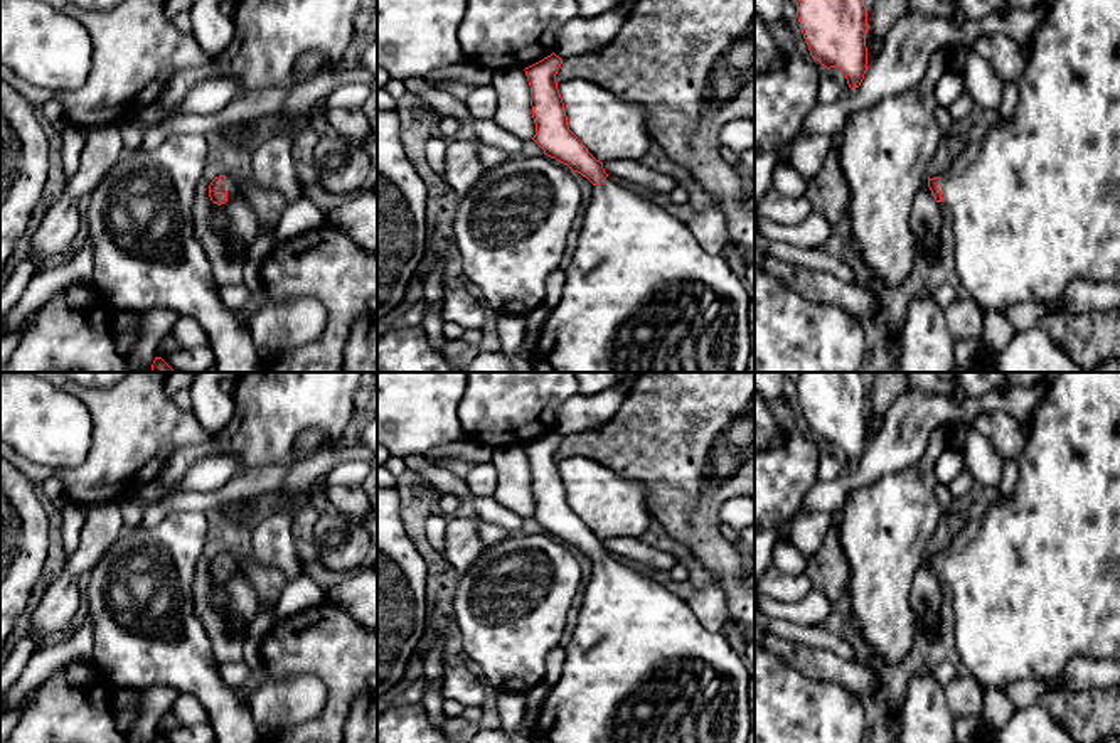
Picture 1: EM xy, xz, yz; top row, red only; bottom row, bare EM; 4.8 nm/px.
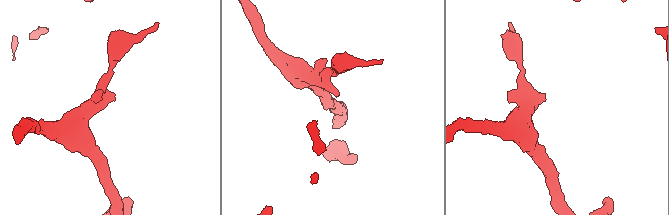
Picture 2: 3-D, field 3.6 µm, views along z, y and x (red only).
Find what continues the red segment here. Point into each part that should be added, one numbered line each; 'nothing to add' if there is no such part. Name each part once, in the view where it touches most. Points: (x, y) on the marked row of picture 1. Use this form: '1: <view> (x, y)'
1: xy (233, 187)

